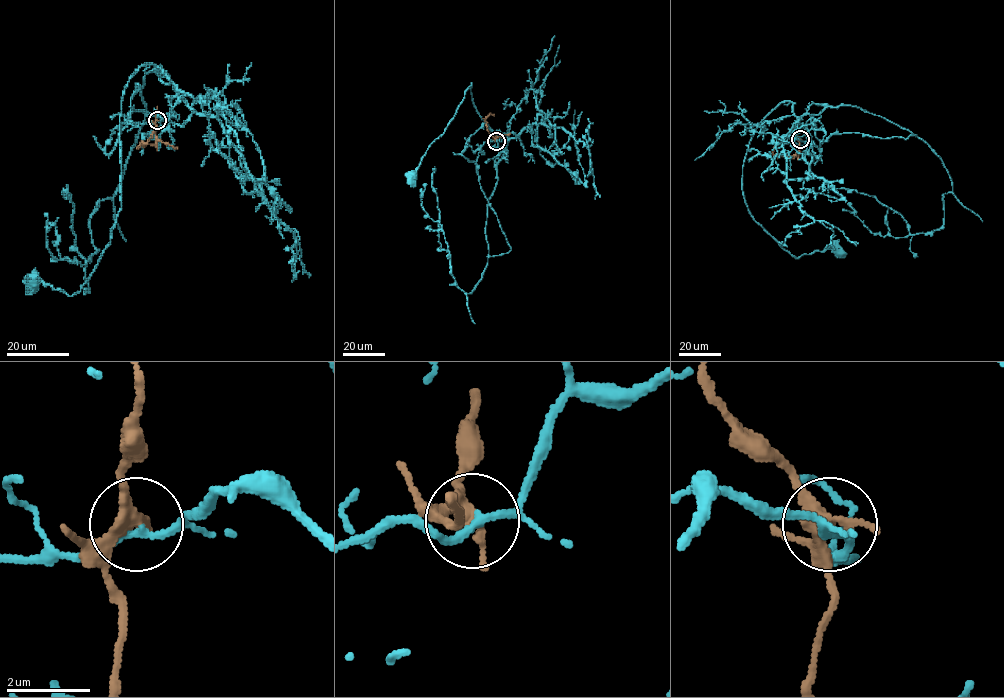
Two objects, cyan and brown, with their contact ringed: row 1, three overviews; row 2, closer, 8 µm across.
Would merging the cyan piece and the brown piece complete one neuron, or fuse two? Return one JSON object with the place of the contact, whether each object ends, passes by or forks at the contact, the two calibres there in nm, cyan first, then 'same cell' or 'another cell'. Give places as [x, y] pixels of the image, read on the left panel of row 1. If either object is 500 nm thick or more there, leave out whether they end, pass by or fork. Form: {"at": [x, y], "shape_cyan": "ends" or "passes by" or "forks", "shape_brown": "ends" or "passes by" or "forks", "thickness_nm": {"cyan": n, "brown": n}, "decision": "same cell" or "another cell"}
{"at": [157, 120], "shape_cyan": "passes by", "shape_brown": "forks", "thickness_nm": {"cyan": 170, "brown": 240}, "decision": "same cell"}

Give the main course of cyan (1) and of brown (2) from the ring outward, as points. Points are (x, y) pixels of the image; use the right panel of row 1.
1: (799, 139), (792, 142), (792, 103), (781, 101), (747, 148), (744, 200), (793, 256), (834, 247)
2: (800, 139), (797, 156), (774, 155), (775, 146)

